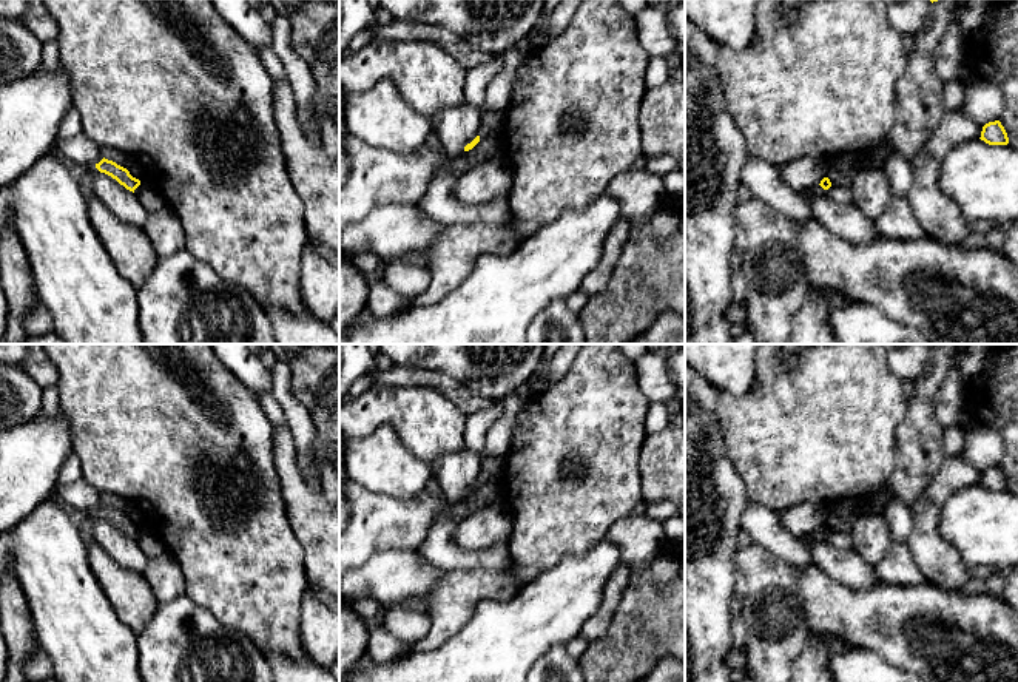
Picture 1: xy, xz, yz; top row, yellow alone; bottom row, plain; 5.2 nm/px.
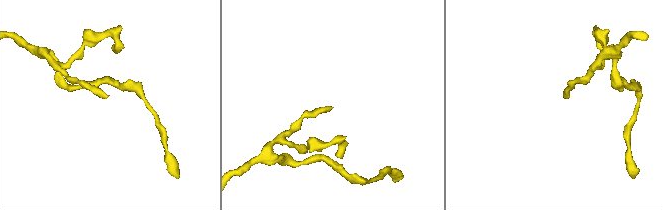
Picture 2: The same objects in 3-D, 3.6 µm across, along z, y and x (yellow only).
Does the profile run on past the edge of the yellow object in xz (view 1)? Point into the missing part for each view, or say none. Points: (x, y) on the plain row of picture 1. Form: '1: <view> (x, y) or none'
1: xz (492, 468)

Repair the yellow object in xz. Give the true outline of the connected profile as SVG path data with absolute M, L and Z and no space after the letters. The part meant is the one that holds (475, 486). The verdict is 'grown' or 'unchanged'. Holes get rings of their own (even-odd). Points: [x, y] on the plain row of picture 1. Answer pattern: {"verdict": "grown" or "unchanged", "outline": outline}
{"verdict": "grown", "outline": "M492 457L492 458L481 461L480 478L470 489L464 492L464 497L472 495L483 483L492 478L501 477L503 468L504 468L504 457L503 458Z"}

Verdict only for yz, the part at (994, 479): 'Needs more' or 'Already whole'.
Already whole

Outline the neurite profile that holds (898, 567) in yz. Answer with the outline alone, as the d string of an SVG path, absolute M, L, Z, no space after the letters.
M893 542L879 565L875 566L879 582L895 586L915 586L927 579L907 543Z

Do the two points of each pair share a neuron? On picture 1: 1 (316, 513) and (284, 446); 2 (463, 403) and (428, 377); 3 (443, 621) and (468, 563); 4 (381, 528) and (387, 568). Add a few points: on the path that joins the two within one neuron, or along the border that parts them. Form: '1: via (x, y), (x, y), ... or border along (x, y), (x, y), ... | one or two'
1: via (300, 496), (286, 463) | one
2: via (454, 394), (437, 380) | one
3: border along (502, 570), (448, 570), (444, 573) | two
4: border along (415, 550), (378, 551), (355, 568) | two

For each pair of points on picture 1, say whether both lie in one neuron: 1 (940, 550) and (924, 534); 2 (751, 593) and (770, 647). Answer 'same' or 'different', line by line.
1: same
2: same

